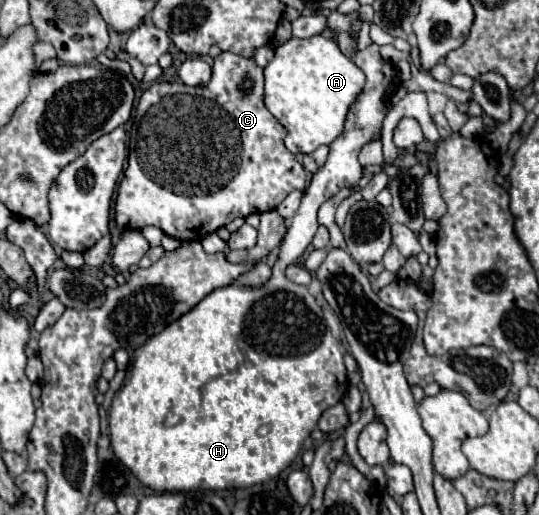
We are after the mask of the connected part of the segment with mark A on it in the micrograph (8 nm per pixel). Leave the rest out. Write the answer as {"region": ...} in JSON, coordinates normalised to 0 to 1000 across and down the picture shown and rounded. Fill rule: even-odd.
{"region":[[[583,68],[571,76],[538,76],[527,87],[512,91],[512,107],[508,115],[494,126],[490,134],[490,150],[494,150],[494,208],[497,216],[534,250],[534,266],[527,270],[534,293],[542,297],[583,297],[594,282],[612,282],[635,254],[638,254],[638,235],[646,223],[646,212],[657,196],[664,196],[675,161],[679,161],[679,146],[672,142],[672,134],[660,130],[660,122],[653,122],[623,87],[620,76],[612,72],[597,72],[597,68]]]}

